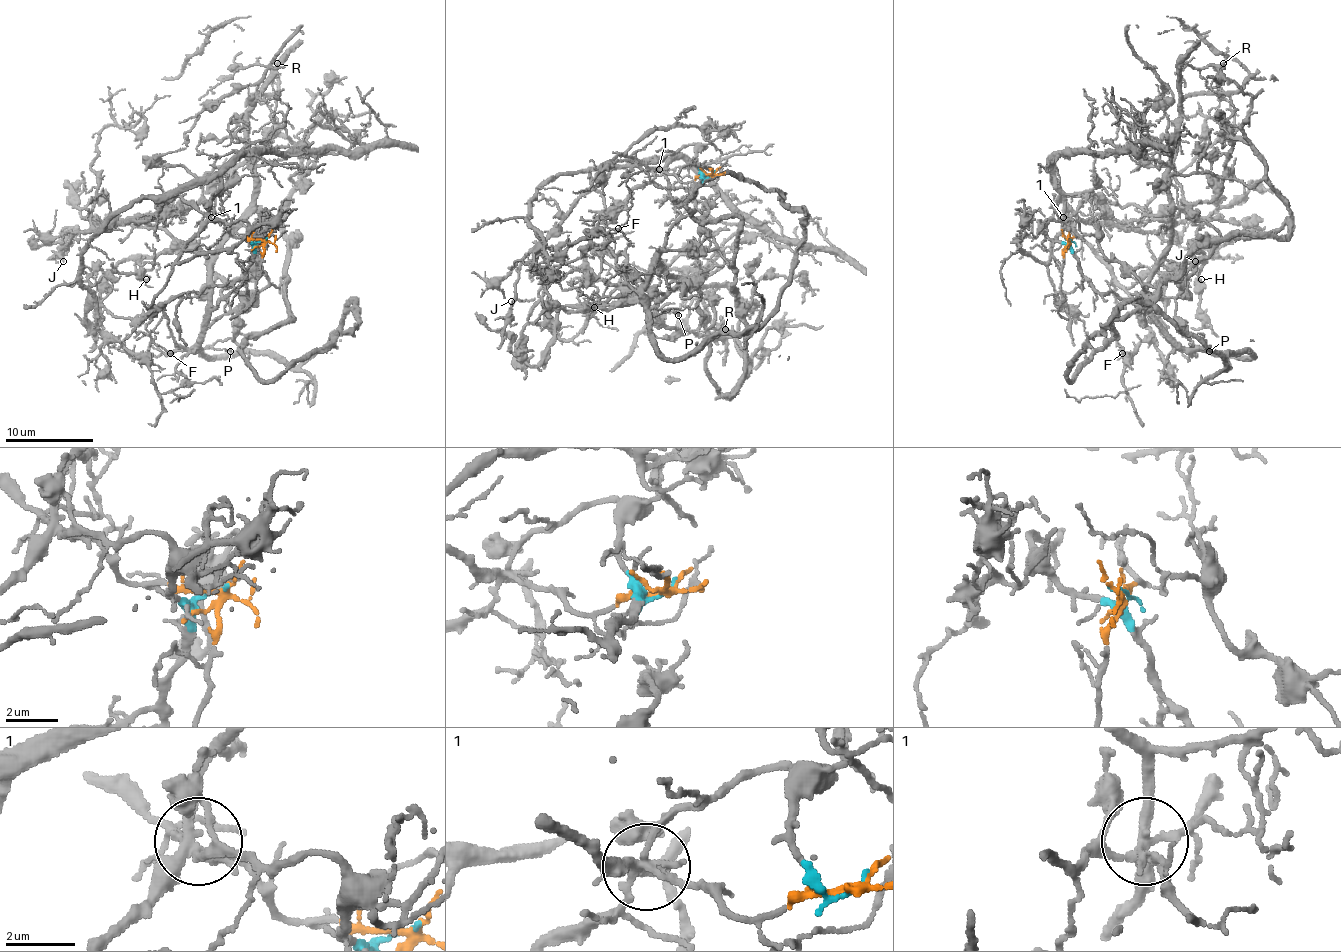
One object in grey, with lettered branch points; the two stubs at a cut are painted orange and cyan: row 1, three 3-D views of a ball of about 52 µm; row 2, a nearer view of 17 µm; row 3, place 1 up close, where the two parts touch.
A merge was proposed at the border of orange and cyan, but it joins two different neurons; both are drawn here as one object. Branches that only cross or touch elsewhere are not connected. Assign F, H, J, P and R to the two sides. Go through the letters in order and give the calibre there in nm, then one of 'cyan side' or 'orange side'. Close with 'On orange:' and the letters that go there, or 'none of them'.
F: 140 nm thick; orange side
H: 130 nm thick; cyan side
J: 100 nm thick; orange side
P: 140 nm thick; cyan side
R: 110 nm thick; cyan side
On orange: F, J

